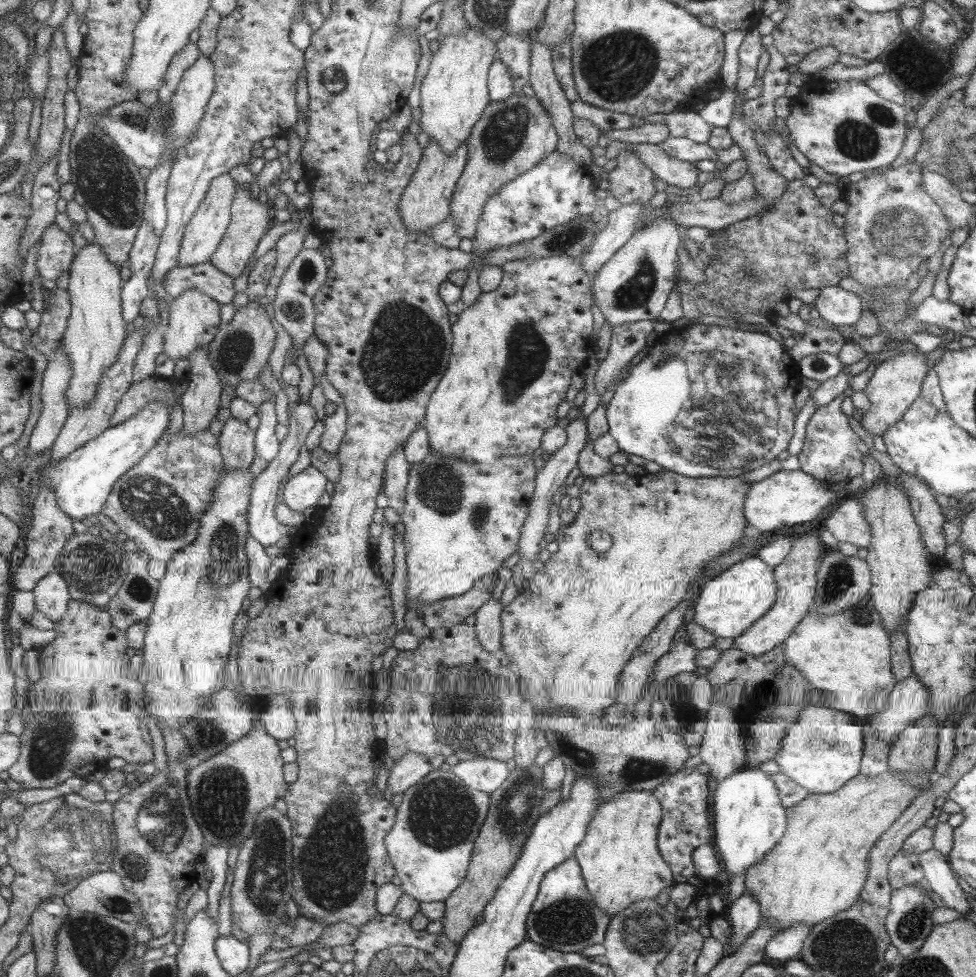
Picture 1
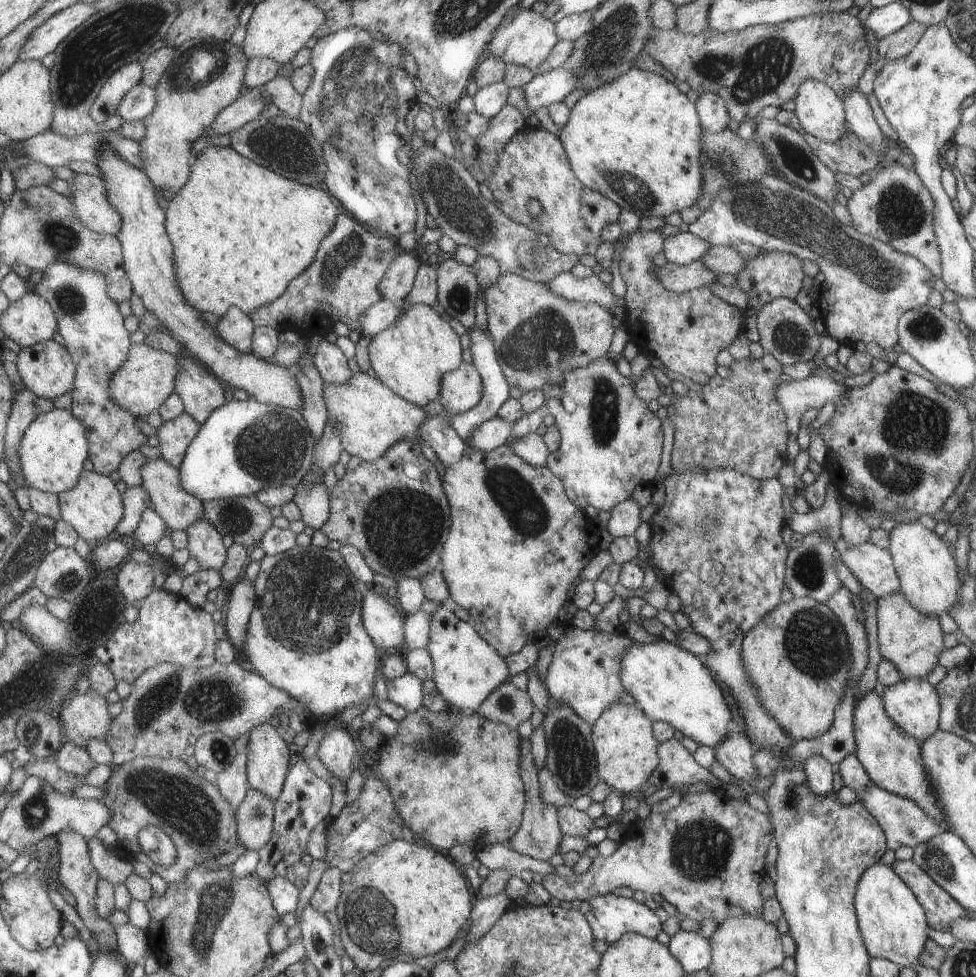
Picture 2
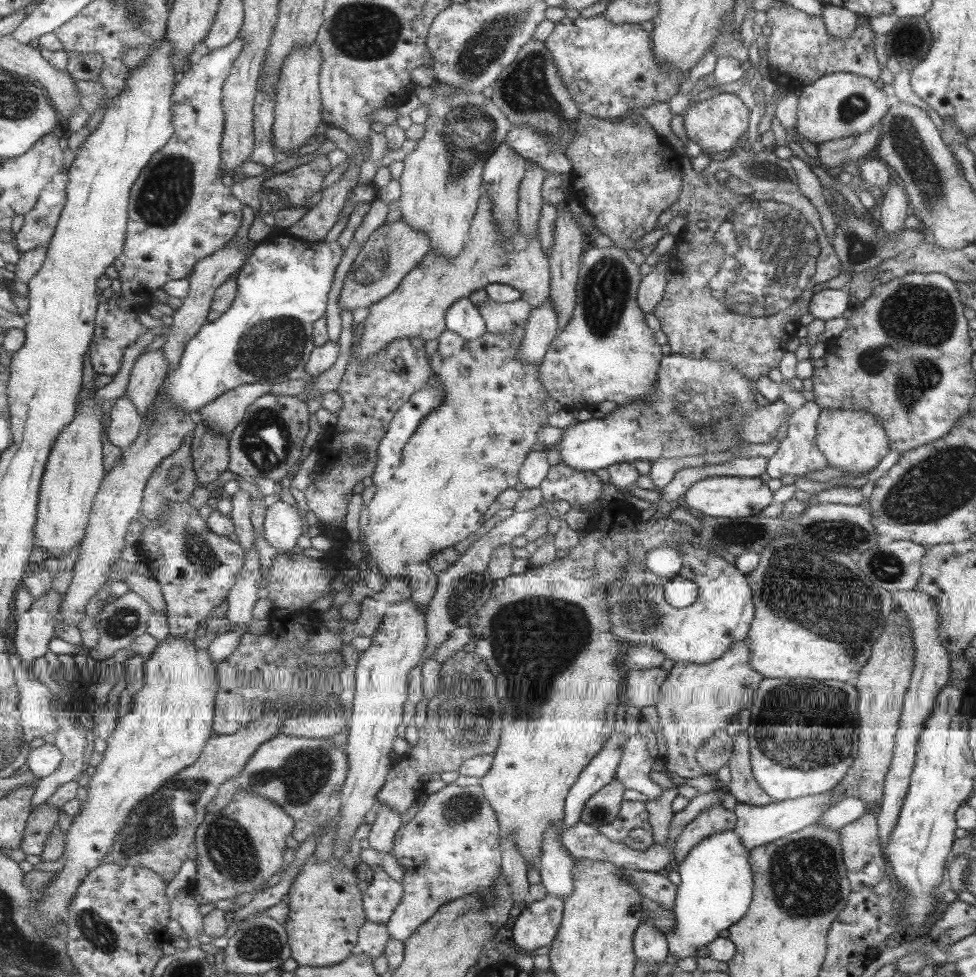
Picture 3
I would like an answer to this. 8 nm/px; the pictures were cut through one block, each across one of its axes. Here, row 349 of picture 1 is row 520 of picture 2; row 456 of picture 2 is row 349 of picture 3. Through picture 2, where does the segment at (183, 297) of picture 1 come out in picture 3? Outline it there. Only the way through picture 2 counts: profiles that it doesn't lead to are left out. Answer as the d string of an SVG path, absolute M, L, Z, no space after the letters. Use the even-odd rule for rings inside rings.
M160 349L140 353L128 374L125 397L136 406L137 414L145 417L152 406L159 388L167 378L168 362Z

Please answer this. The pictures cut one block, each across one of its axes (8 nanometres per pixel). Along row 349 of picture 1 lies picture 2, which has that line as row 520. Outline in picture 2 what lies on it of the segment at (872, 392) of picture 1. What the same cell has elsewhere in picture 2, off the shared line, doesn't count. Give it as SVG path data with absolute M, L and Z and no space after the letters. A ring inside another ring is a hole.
M919 520L897 523L889 533L888 551L892 555L897 576L900 579L900 591L912 603L917 612L925 614L949 613L949 608L960 604L959 576L956 559L947 550L946 544L932 530L923 526Z

